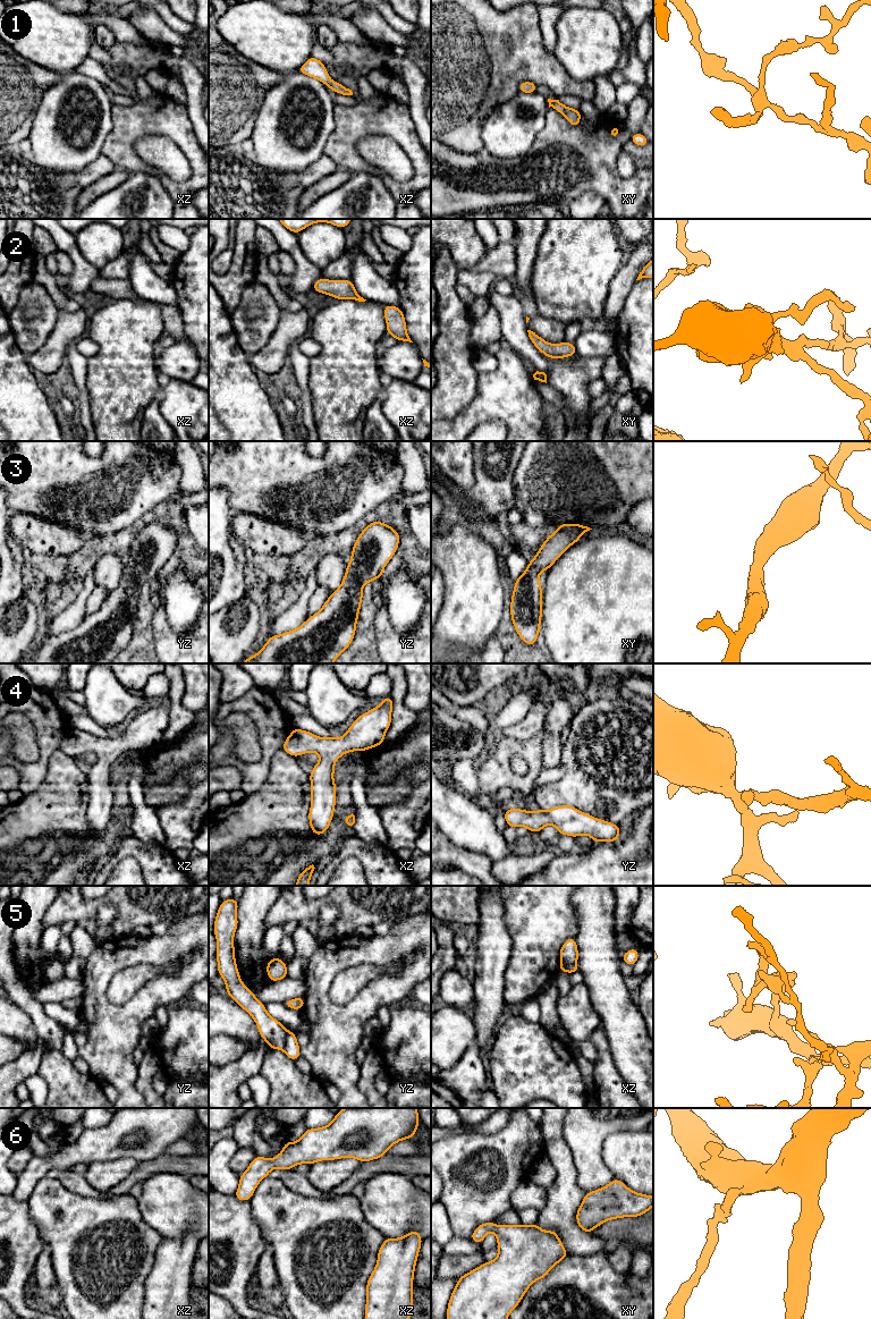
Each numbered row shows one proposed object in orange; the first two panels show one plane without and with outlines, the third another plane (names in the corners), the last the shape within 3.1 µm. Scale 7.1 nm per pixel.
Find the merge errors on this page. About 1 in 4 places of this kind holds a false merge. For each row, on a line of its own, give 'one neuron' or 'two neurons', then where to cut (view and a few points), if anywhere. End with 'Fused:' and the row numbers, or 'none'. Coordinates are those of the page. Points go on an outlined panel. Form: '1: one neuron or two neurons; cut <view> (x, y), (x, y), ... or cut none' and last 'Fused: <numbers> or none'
1: one neuron; cut none
2: one neuron; cut none
3: one neuron; cut none
4: one neuron; cut none
5: two neurons; cut yz (288, 1031), (281, 1049)
6: one neuron; cut none
Fused: 5

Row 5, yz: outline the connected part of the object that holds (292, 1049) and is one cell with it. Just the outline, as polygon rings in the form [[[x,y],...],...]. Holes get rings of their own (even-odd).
[[[288,1031],[282,1050],[293,1062],[295,1062],[301,1056],[301,1048],[298,1046],[295,1032]]]

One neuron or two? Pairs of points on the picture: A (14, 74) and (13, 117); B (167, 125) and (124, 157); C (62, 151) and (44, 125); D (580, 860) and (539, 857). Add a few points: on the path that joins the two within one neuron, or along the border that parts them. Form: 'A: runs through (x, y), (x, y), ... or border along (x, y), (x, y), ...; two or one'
A: runs through (13, 84), (13, 107); one
B: runs through (153, 125), (143, 125), (125, 143); one
C: runs through (56, 144), (48, 136), (48, 132); one
D: border along (555, 855), (542, 870), (535, 873); two

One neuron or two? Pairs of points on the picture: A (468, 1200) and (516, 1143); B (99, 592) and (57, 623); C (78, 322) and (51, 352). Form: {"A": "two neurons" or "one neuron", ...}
{"A": "one neuron", "B": "two neurons", "C": "one neuron"}

